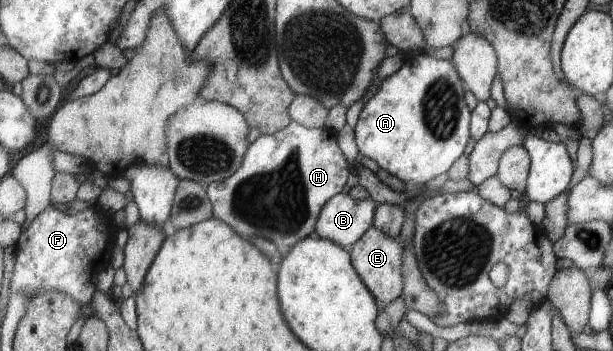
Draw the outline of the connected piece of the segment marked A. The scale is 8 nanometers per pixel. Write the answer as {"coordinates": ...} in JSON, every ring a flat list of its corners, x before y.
{"coordinates":[[413,53,404,57,403,65,383,79,376,94,360,112,354,135,362,156,374,159,382,170,401,179,404,183,426,183,438,173,447,172,452,163,464,153,470,139,470,109,464,101,463,78,454,71,452,61,425,53]]}

